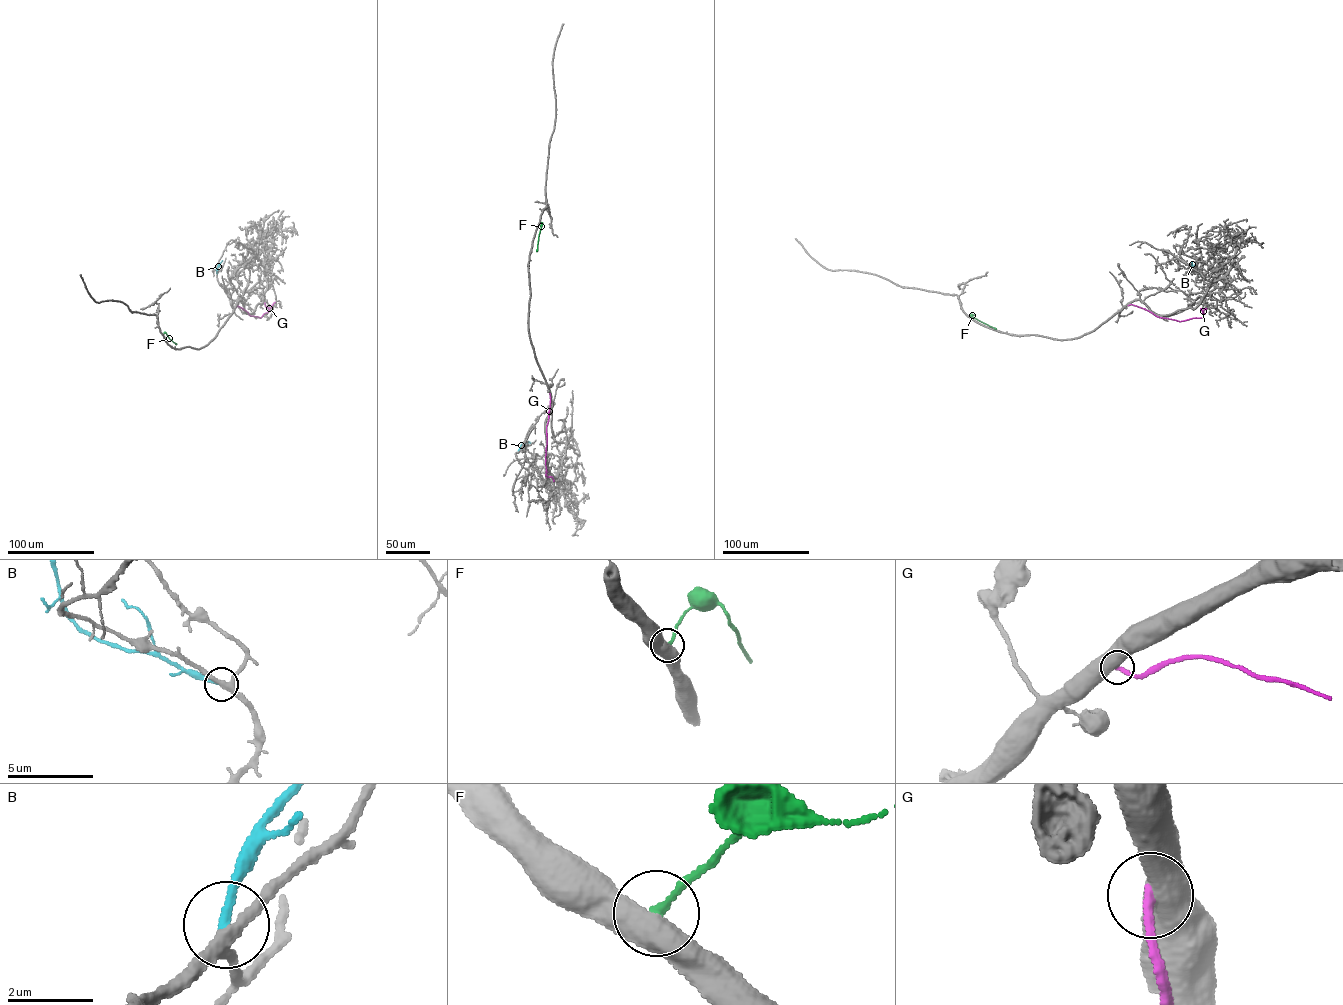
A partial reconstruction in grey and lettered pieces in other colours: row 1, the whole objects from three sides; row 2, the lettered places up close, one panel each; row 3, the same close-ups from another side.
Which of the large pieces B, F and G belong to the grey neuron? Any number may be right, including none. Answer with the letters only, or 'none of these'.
none of these

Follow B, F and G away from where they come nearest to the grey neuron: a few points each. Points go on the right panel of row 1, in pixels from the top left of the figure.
B: (1203, 275), (1195, 272), (1192, 262)
F: (969, 317), (996, 329)
G: (1127, 305), (1179, 321), (1201, 318), (1206, 309)

